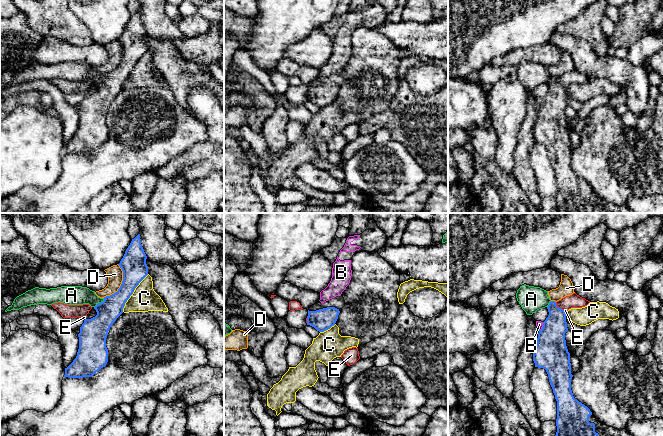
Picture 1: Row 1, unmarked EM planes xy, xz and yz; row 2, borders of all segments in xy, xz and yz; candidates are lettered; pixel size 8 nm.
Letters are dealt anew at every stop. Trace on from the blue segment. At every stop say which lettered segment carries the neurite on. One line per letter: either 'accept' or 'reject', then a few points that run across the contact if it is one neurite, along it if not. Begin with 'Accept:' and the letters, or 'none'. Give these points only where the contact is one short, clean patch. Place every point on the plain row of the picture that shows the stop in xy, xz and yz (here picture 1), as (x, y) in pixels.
Accept: B
A: reject; line xy (104, 74), (94, 83)
B: accept; line yz (551, 129), (551, 110), (543, 102), (539, 100)
C: reject
D: reject
E: reject; line yz (555, 78), (565, 88)

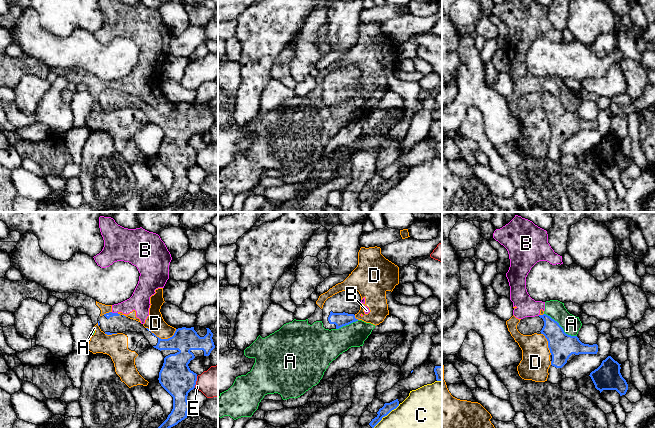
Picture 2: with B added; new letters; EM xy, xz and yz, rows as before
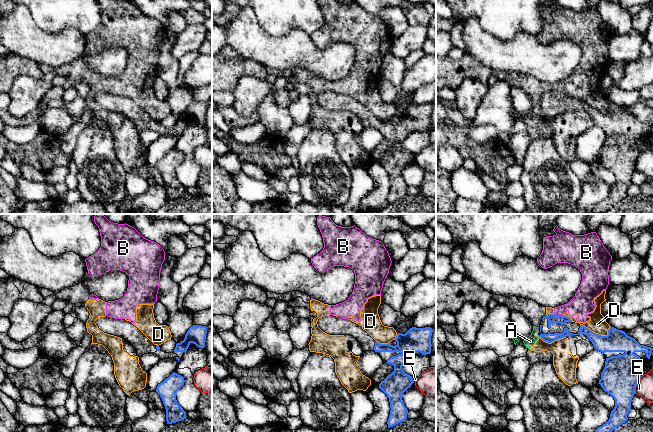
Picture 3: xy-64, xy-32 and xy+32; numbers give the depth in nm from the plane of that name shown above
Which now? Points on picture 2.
Accept: none
A: reject
B: reject; line xy (111, 88), (117, 89)
C: reject
D: reject
E: reject

